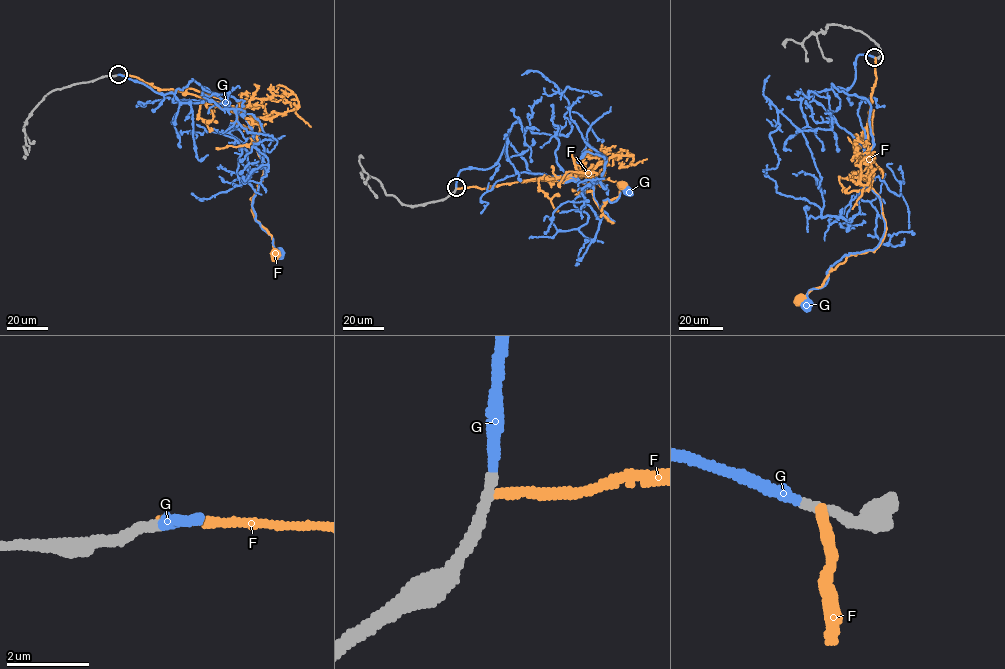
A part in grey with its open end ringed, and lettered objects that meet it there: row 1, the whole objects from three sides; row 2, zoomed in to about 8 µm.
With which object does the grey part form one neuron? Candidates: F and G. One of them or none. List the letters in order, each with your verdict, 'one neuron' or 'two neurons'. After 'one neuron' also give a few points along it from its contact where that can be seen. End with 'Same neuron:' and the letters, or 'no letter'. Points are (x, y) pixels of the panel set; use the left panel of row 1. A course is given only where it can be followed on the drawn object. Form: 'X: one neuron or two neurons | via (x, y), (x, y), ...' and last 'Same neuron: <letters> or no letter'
F: two neurons
G: one neuron | via (118, 75), (162, 94), (182, 90), (191, 79), (246, 120), (264, 174), (252, 208), (279, 253)
Same neuron: G

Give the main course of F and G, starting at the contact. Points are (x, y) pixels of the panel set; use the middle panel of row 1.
F: (456, 188), (541, 178), (591, 183), (593, 199), (614, 223), (601, 210), (618, 197), (620, 187)
G: (456, 187), (461, 170), (491, 167), (508, 140), (532, 173), (593, 187), (611, 221), (601, 205), (627, 191)

